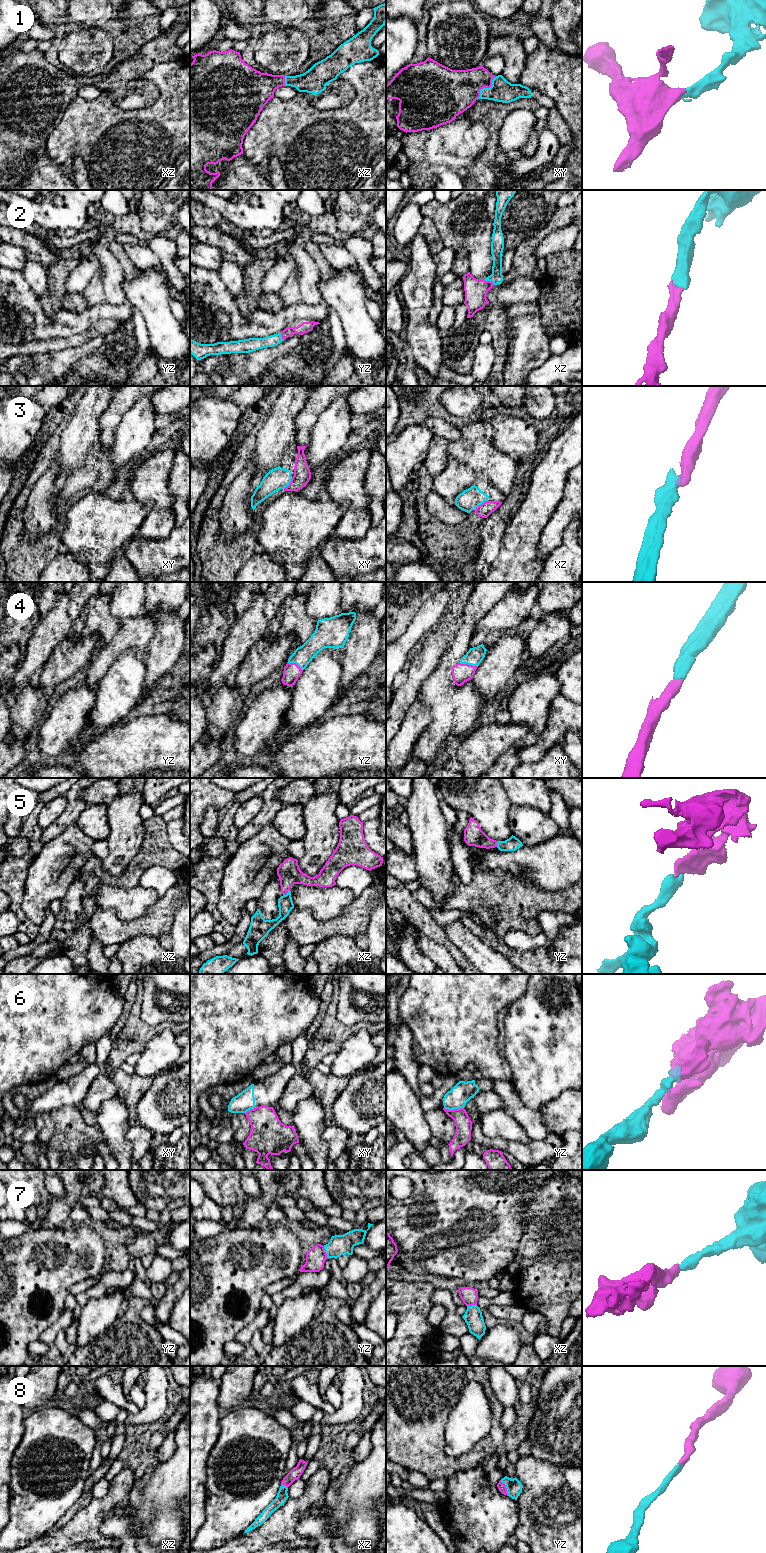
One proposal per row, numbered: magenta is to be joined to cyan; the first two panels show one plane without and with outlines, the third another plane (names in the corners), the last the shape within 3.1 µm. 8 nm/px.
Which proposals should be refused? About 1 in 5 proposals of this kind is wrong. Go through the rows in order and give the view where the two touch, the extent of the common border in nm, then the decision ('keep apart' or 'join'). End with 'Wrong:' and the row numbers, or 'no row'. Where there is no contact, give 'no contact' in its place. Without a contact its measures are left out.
1: xy | 240 nm | join
2: xz | 100 nm | join
3: xy | 120 nm | join
4: xy | 160 nm | join
5: xz | 80 nm | join
6: yz | 160 nm | keep apart
7: yz | 100 nm | join
8: yz | 140 nm | join
Wrong: 6

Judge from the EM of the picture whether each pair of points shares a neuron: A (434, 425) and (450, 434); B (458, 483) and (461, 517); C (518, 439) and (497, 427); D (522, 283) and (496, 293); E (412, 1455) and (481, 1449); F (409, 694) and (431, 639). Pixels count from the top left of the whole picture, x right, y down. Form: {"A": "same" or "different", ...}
{"A": "same", "B": "different", "C": "same", "D": "same", "E": "same", "F": "same"}

